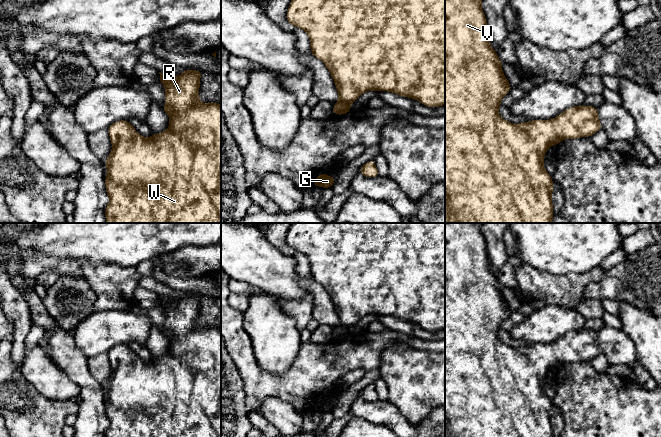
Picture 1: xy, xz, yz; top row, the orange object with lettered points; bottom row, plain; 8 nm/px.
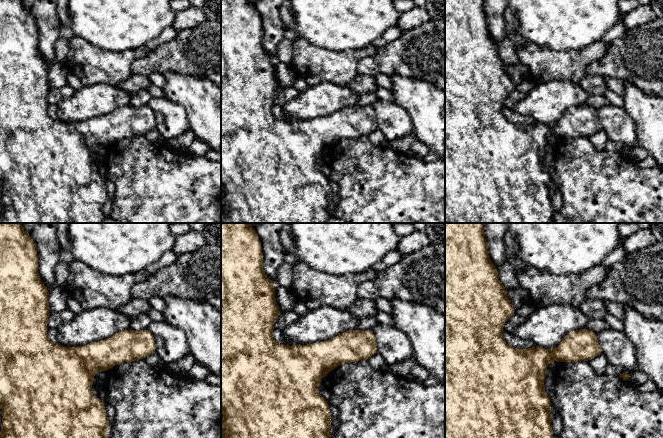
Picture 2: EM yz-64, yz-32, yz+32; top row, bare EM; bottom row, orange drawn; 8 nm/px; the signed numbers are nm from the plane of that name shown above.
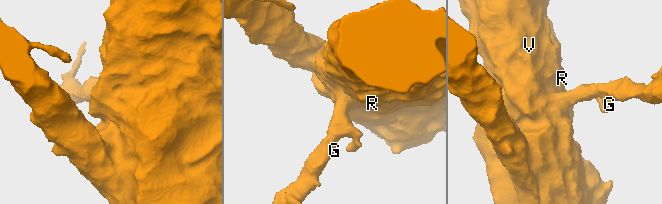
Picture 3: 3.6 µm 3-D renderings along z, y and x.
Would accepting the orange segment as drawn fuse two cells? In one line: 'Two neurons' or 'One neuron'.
One neuron

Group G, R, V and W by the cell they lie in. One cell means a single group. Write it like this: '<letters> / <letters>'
G R V W

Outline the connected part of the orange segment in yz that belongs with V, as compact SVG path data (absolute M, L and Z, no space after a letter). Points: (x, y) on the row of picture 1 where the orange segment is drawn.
M445 0L445 223L552 223L553 219L553 203L551 195L554 191L552 176L544 169L543 157L547 153L547 149L551 145L557 146L562 140L565 139L576 139L581 137L591 137L593 134L602 129L599 121L598 109L594 106L573 106L567 108L563 113L558 115L556 118L550 120L531 120L528 122L522 122L519 124L513 124L504 120L498 113L498 109L501 105L503 97L513 88L507 81L506 76L502 71L502 63L498 57L497 52L491 47L487 29L487 20L482 9L482 0Z

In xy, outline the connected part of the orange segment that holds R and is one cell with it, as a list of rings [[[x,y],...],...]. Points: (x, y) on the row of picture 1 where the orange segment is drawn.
[[[185,69],[182,74],[172,77],[160,73],[157,82],[164,83],[165,106],[162,108],[169,116],[169,128],[161,133],[152,134],[148,139],[140,135],[128,120],[119,120],[107,128],[112,144],[112,150],[105,163],[107,174],[105,189],[110,198],[105,208],[107,223],[221,223],[221,104],[201,103],[199,101],[200,78],[203,74],[199,70]]]

